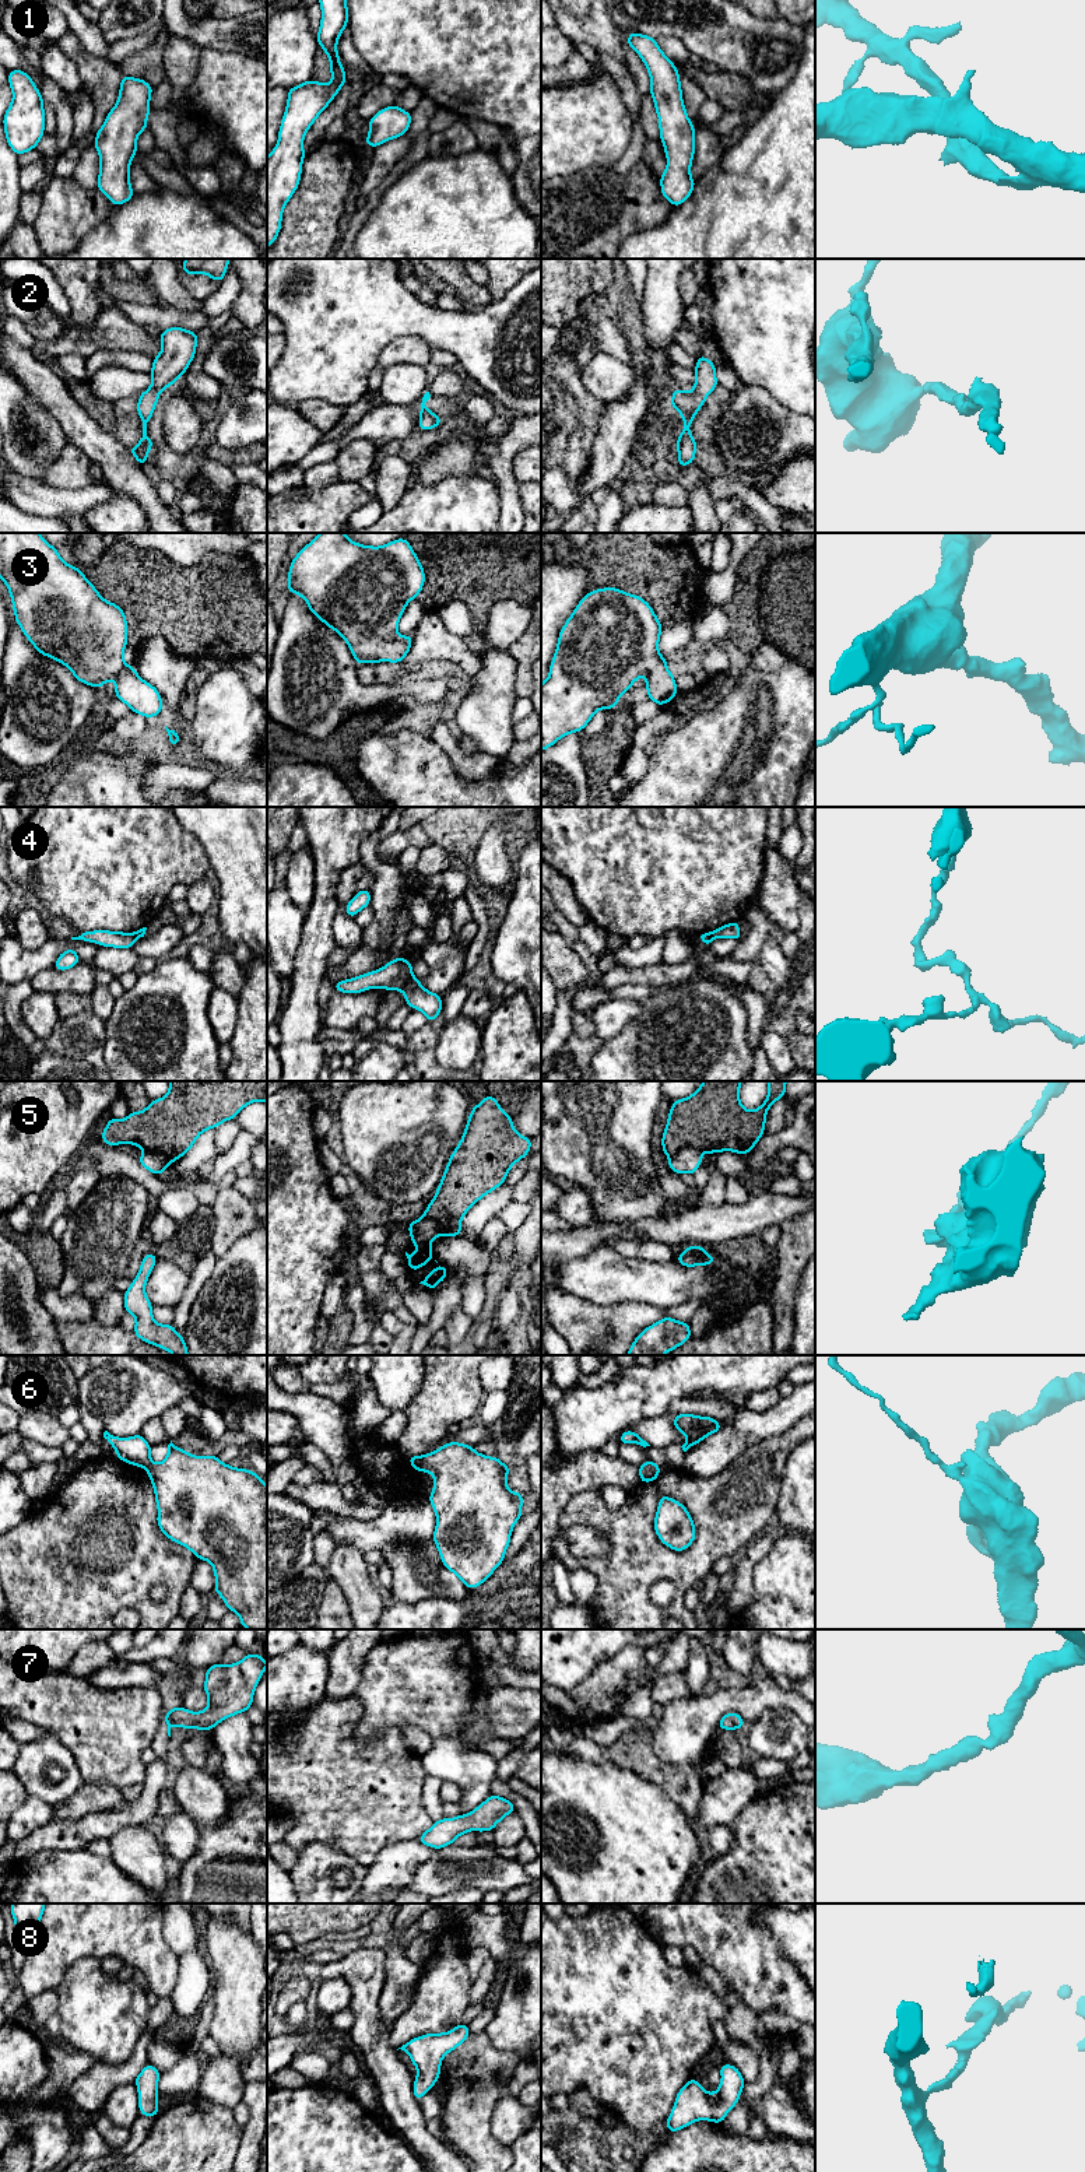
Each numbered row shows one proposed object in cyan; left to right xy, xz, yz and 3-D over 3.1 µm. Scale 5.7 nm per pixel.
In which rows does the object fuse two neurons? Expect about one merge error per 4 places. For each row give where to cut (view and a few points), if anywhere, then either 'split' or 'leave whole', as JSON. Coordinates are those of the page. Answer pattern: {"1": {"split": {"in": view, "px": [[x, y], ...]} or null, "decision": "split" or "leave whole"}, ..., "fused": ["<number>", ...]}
{"1": {"split": null, "decision": "leave whole"}, "2": {"split": null, "decision": "leave whole"}, "3": {"split": null, "decision": "leave whole"}, "4": {"split": {"in": "xz", "px": [[413, 976], [400, 989]]}, "decision": "split"}, "5": {"split": {"in": "xz", "px": [[435, 1220], [436, 1234], [427, 1242], [415, 1245]]}, "decision": "split"}, "6": {"split": {"in": "xz", "px": [[421, 1456], [422, 1470]]}, "decision": "split"}, "7": {"split": null, "decision": "leave whole"}, "8": {"split": null, "decision": "leave whole"}, "fused": ["4", "5", "6"]}

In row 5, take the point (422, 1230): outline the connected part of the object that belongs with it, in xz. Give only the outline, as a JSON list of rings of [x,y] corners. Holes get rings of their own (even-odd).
[[[422,1215],[408,1224],[408,1232],[414,1245],[425,1245],[436,1236],[438,1222]]]

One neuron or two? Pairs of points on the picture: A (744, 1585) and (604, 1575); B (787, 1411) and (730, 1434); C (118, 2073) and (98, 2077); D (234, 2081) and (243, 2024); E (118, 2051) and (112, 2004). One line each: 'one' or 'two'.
A: two
B: one
C: one
D: two
E: one

